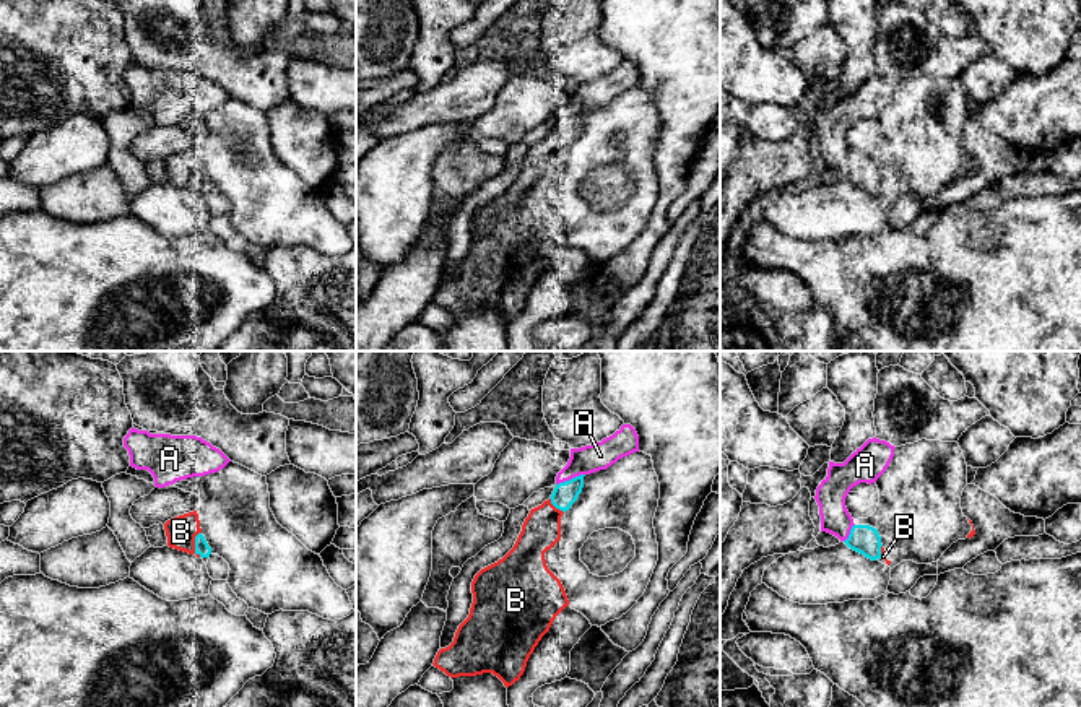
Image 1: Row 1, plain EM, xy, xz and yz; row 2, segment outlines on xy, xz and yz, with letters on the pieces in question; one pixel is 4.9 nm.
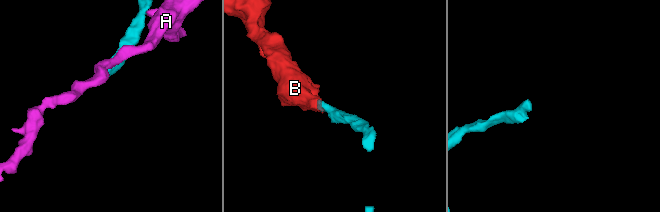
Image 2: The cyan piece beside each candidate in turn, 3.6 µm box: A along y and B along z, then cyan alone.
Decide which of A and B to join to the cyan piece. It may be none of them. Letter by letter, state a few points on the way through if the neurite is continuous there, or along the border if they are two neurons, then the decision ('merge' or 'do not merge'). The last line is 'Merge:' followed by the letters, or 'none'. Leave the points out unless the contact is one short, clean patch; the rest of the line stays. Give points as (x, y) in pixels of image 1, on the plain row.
A: do not merge
B: merge
Merge: B

